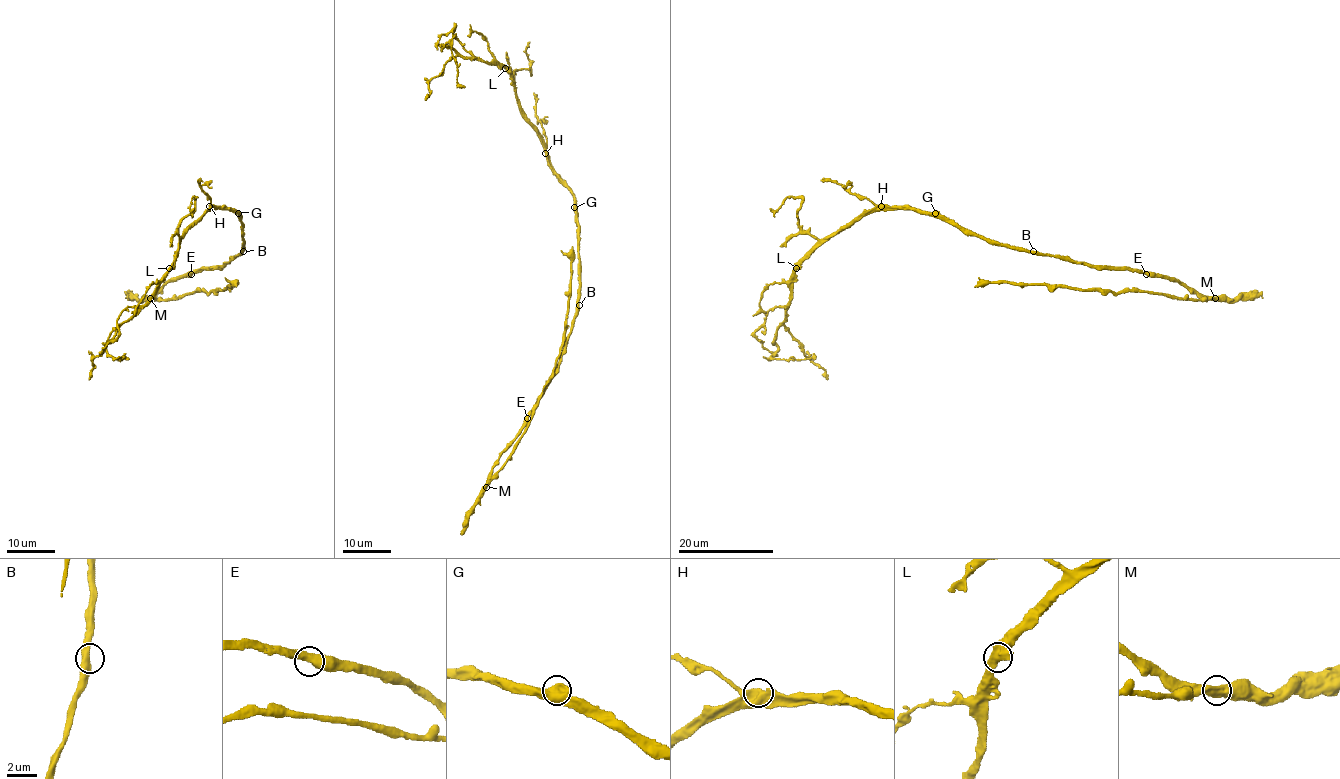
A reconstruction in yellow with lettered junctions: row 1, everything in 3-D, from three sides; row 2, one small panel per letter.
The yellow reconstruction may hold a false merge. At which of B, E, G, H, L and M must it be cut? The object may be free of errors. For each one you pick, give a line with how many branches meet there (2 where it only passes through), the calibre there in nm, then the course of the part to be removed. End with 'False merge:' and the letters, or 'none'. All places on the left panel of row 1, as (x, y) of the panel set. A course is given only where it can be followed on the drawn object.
M: 2 | 550 nm | (149, 298), (175, 299), (188, 293), (215, 292), (234, 282), (236, 287)
False merge: M

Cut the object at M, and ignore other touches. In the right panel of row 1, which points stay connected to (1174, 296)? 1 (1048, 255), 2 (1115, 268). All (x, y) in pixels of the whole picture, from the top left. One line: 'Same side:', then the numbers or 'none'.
Same side: none

